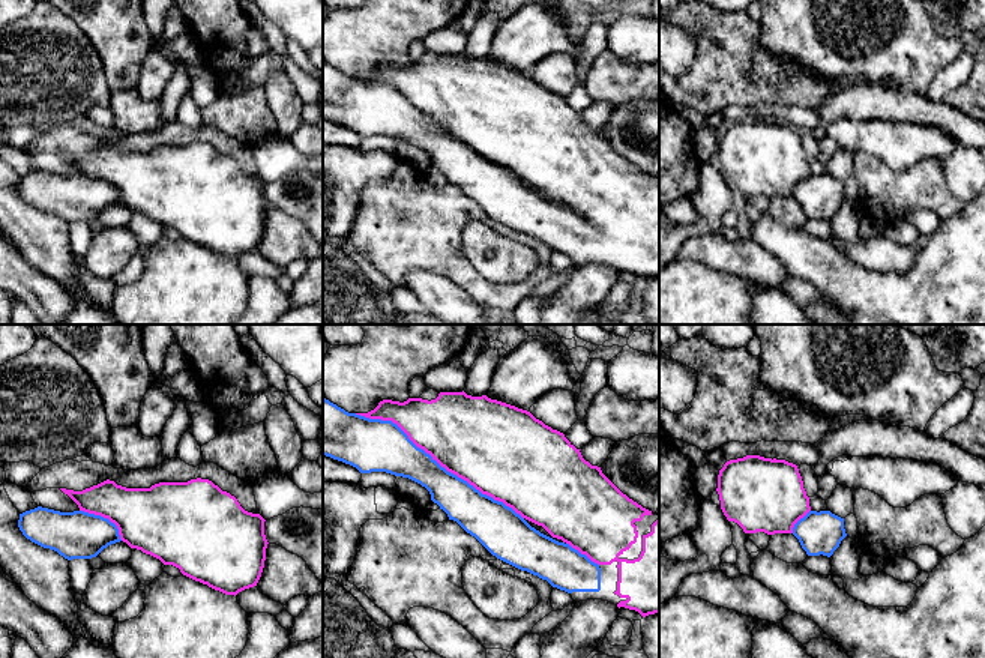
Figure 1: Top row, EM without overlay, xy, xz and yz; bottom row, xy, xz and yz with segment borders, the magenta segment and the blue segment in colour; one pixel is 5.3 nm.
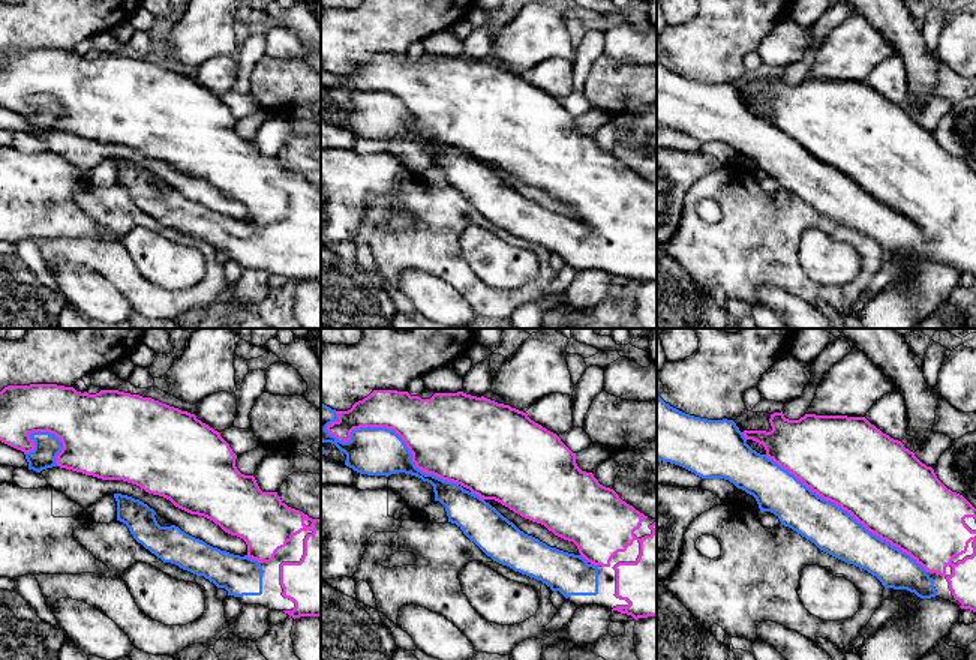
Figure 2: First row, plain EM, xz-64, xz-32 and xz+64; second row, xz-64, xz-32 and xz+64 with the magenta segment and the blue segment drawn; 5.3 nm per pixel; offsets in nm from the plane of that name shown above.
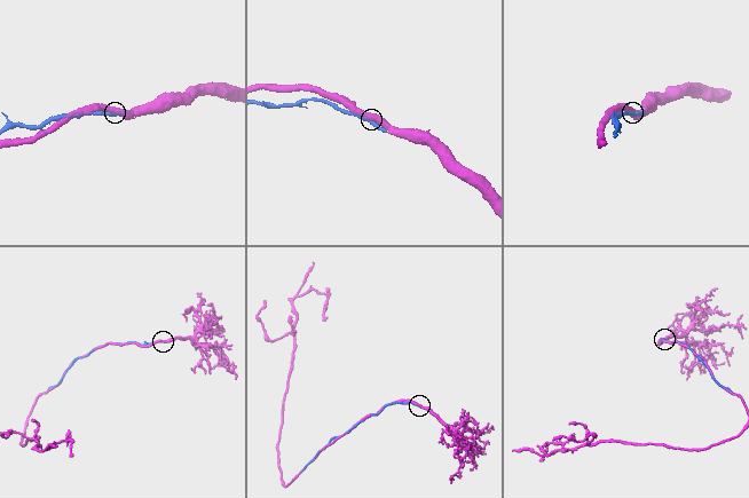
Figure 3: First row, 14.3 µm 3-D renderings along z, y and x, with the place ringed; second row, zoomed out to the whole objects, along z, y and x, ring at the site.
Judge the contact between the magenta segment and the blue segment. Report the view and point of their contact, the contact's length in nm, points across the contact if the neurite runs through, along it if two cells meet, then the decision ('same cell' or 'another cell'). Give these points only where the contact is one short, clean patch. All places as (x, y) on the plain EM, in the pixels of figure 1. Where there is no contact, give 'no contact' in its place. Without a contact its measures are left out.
meets magenta in xz at (439, 126); contact 1050 nm long; same cell

